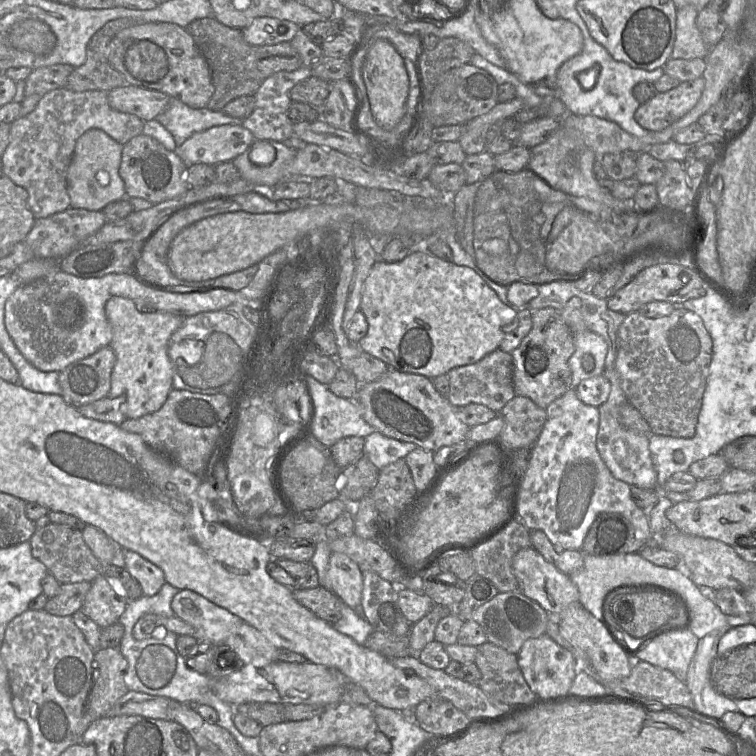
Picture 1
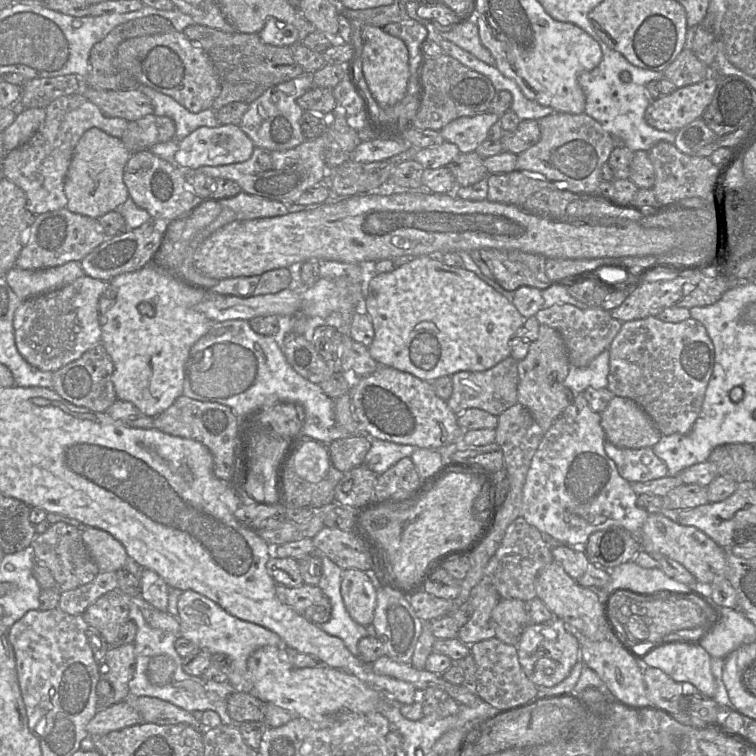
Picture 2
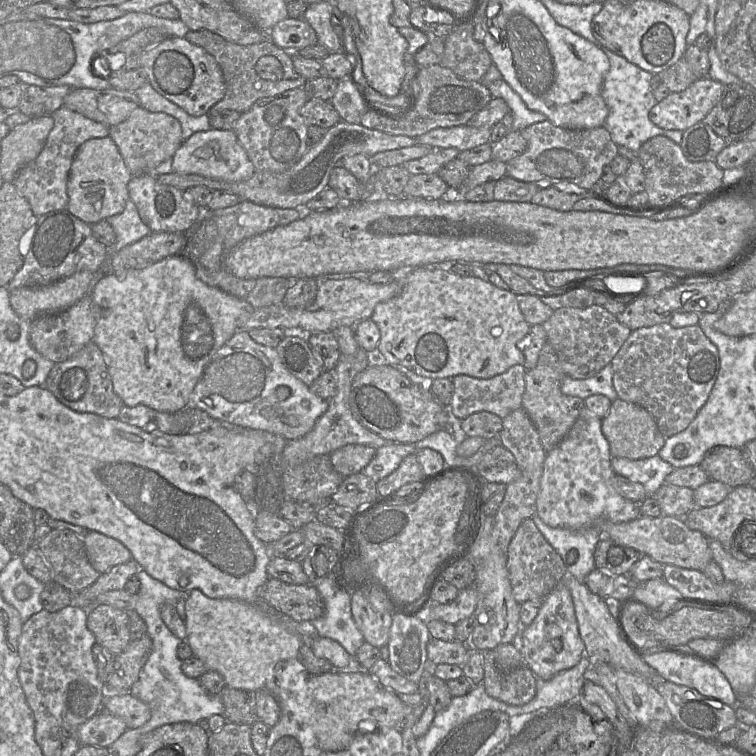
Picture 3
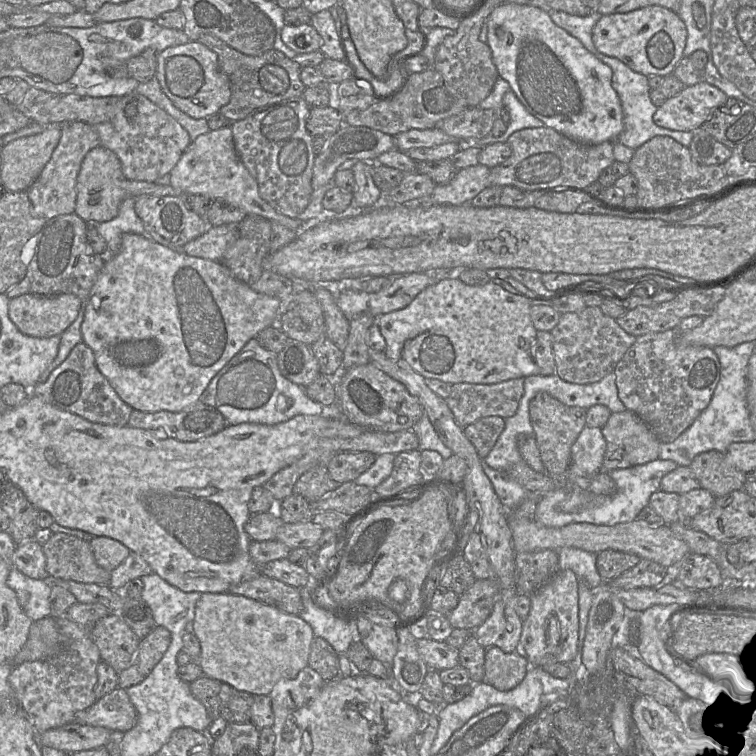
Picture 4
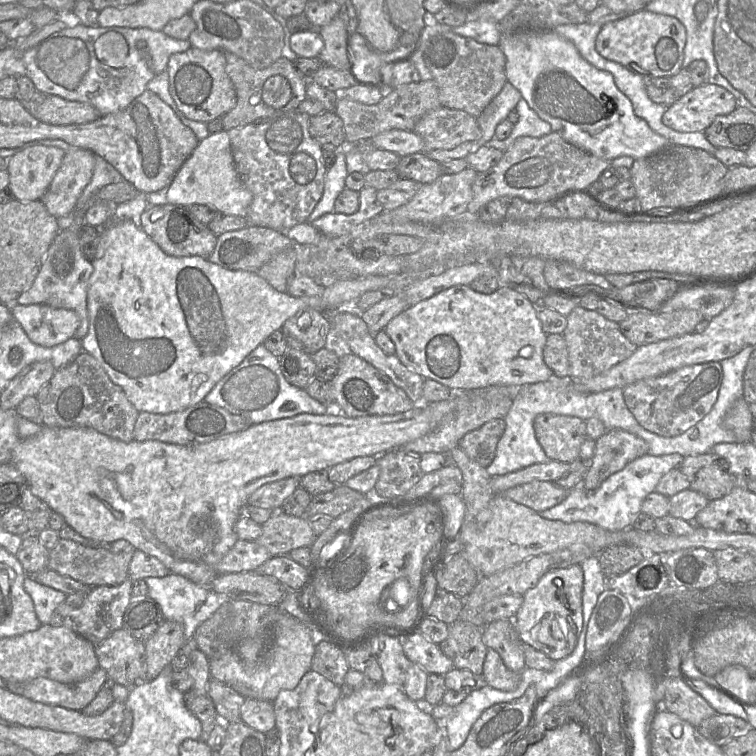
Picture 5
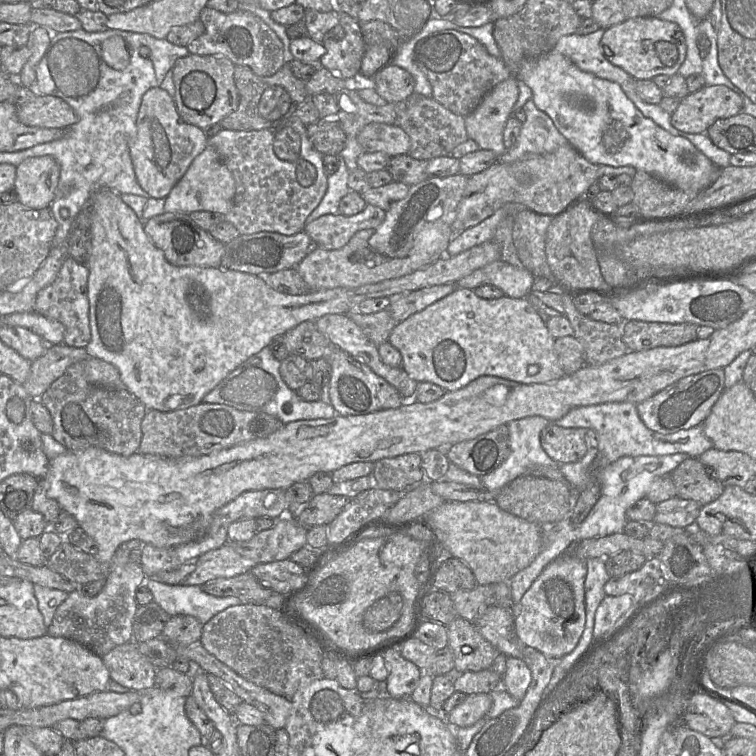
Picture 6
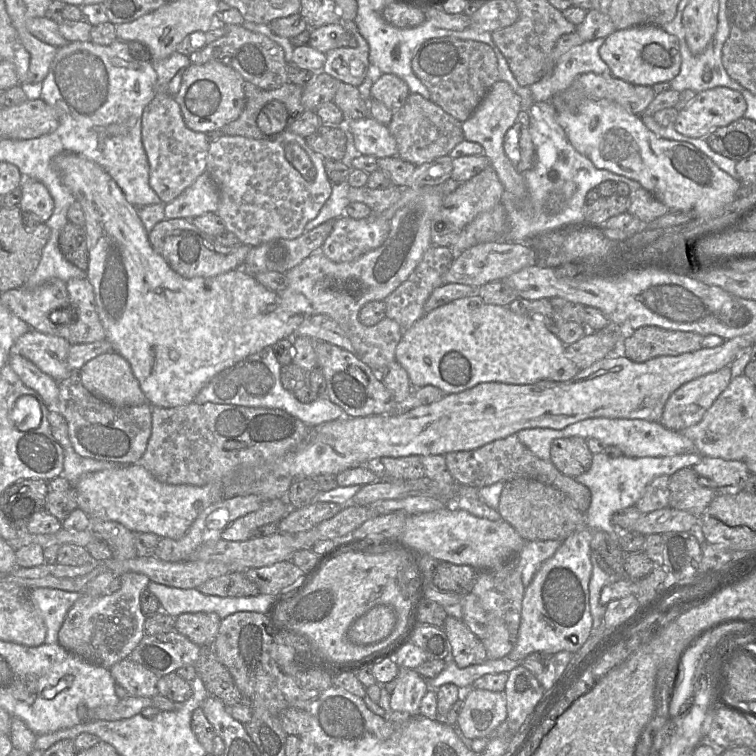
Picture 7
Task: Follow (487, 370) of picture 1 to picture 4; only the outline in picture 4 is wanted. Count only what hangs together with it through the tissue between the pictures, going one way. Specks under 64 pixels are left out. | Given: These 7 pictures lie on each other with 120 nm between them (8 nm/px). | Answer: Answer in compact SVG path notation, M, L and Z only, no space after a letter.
M514 378L496 384L461 382L451 386L451 393L445 400L456 422L464 428L483 417L500 416L504 419L512 417L517 412L523 394L524 378Z

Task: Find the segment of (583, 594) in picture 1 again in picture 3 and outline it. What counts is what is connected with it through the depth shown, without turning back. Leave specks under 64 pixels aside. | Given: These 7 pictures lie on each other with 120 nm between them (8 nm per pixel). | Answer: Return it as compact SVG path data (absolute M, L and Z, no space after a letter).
M661 577L638 582L633 598L655 611L669 611L683 596Z

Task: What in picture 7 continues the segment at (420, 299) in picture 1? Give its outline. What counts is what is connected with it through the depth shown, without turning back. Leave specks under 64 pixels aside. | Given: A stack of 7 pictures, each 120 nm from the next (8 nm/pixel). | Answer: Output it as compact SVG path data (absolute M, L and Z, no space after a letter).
M477 294L460 298L425 313L402 334L396 361L407 371L414 389L433 385L445 394L465 391L483 382L533 384L541 380L568 381L580 369L566 355L566 345L542 319L516 312L510 306L487 304Z

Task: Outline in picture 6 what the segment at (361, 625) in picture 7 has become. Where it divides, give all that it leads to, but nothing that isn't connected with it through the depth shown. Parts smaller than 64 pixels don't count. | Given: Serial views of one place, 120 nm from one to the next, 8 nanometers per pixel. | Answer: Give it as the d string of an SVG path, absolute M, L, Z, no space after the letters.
M398 593L381 597L371 605L363 617L364 628L372 633L389 629L399 619L402 612L402 598Z

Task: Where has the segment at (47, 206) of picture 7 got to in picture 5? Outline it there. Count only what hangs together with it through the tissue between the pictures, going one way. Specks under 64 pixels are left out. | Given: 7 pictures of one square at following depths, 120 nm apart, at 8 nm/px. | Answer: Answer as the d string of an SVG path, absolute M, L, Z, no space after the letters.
M33 145L18 151L7 160L8 189L22 202L41 200L65 152L55 146Z

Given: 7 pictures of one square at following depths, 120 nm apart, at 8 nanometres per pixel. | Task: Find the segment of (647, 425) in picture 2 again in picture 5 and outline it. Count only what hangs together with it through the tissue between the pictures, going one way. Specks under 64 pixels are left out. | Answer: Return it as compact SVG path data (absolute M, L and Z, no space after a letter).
M621 429L607 430L596 440L595 453L588 463L581 486L595 490L609 476L646 454L648 445L640 437Z

